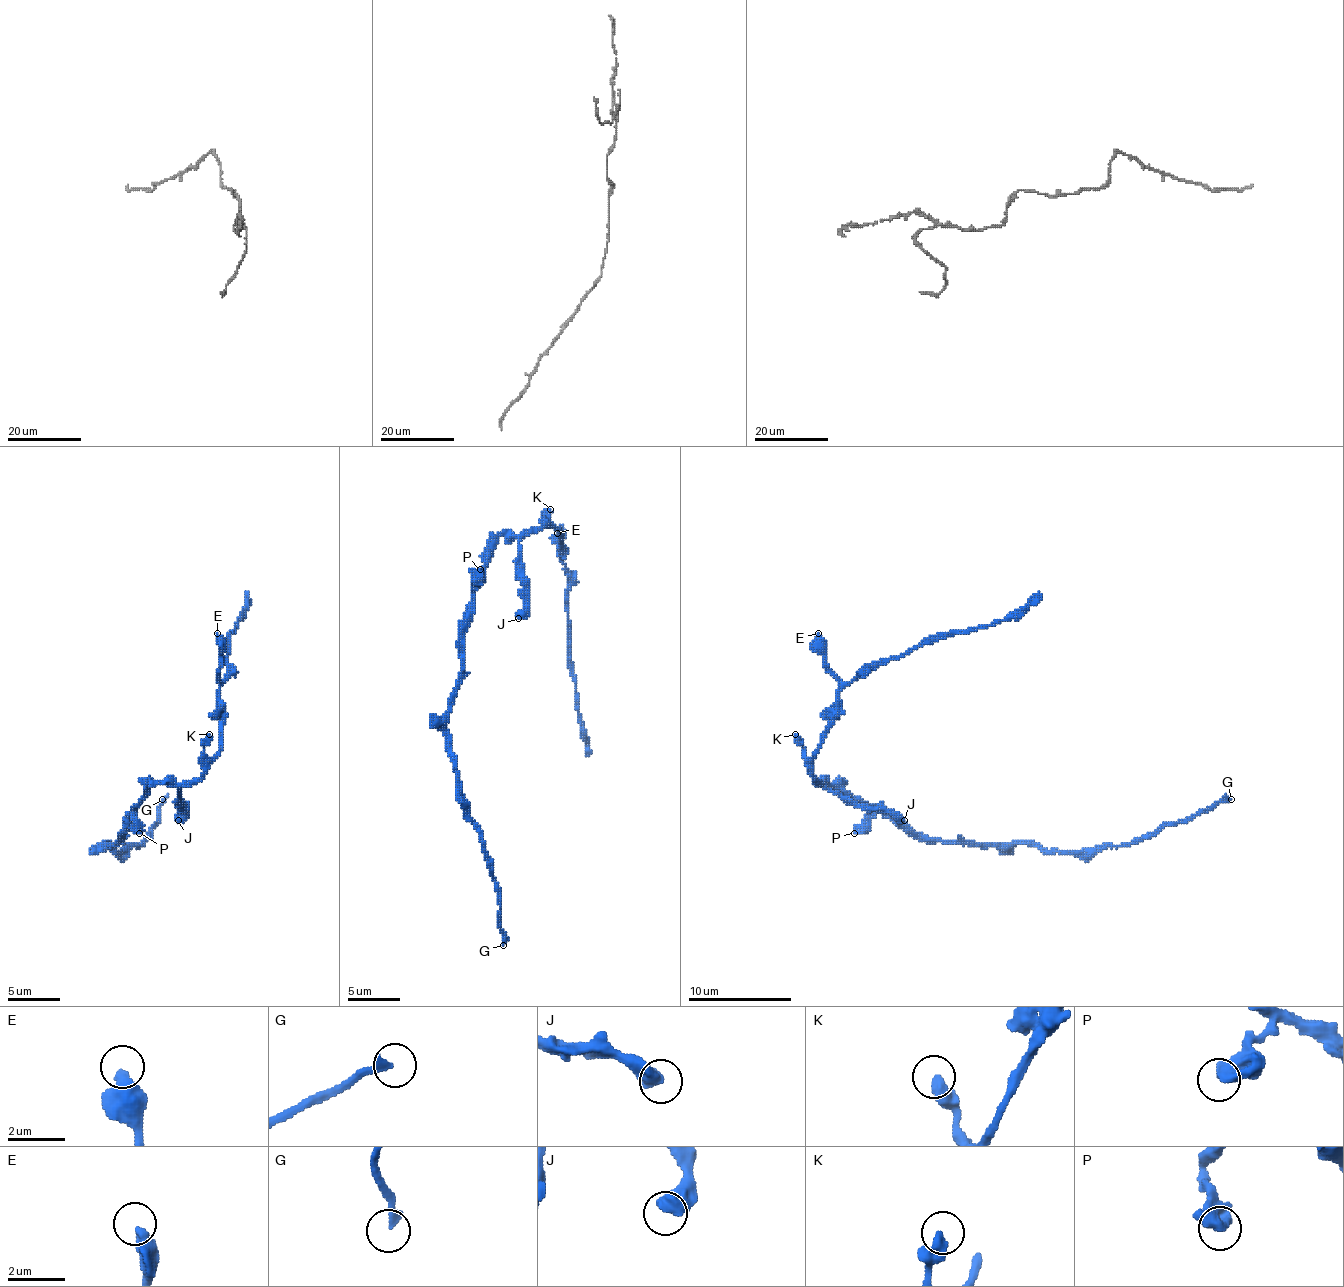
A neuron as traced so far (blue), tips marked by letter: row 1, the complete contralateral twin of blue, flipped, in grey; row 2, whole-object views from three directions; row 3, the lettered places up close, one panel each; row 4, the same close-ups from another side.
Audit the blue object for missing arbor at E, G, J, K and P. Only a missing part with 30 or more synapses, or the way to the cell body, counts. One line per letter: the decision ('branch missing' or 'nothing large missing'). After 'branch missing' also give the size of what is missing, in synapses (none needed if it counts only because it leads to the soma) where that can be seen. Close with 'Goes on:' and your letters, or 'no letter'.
E: nothing large missing
G: branch missing; 90 synapses
J: nothing large missing
K: nothing large missing
P: nothing large missing
Goes on: G

